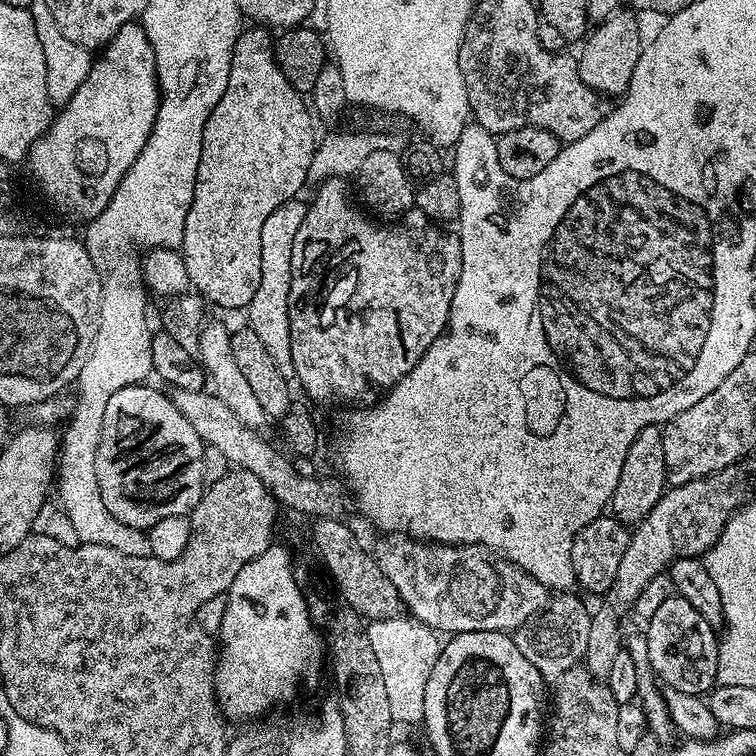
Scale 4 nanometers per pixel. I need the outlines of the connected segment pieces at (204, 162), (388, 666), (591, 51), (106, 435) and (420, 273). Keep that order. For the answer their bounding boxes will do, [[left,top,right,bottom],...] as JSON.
[[180,26,318,308],[366,614,442,725],[578,10,642,98],[94,384,206,530],[290,178,462,406]]

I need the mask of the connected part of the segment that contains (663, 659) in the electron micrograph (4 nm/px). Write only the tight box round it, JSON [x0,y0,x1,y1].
[646,594,720,696]

